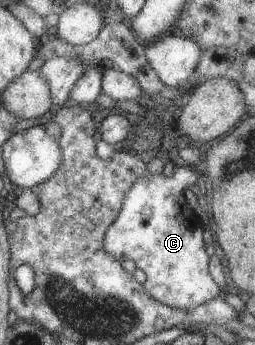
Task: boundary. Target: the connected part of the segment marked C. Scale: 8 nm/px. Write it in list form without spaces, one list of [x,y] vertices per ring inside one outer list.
[[[178,163],[171,176],[164,176],[162,173],[153,174],[147,170],[138,176],[125,193],[117,218],[105,229],[102,240],[102,247],[106,253],[113,255],[119,262],[132,260],[136,268],[144,272],[146,280],[142,285],[151,298],[158,303],[181,310],[206,303],[219,294],[219,283],[213,281],[207,271],[209,252],[206,251],[201,237],[206,226],[202,218],[187,205],[183,195],[183,186],[192,181],[189,177],[185,178],[185,174],[201,174],[201,172]]]

